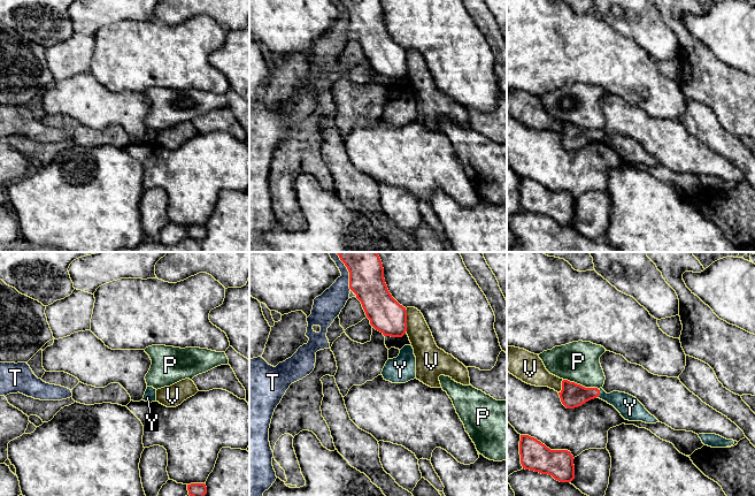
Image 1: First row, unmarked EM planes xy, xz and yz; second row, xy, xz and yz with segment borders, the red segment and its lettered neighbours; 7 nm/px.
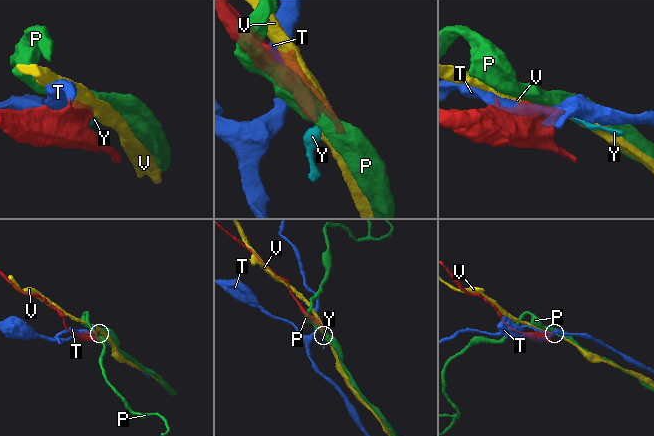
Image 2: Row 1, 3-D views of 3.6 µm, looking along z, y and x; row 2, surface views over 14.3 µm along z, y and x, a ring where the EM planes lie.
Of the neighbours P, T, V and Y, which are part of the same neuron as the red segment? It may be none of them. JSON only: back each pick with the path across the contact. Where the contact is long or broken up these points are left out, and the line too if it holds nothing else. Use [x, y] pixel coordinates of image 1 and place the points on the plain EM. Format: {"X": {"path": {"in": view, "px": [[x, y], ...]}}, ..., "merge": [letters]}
{"Y": {"path": {"in": "yz", "px": [[572, 137], [599, 136], [616, 140], [630, 150]]}}, "merge": ["Y"]}

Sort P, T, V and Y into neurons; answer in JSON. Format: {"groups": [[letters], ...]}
{"groups": [["P"], ["T"], ["V"], ["Y"]]}

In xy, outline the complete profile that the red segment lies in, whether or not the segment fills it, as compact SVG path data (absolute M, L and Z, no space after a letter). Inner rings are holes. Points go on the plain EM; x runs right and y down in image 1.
M169 221L160 231L157 241L164 245L174 245L190 237L201 243L206 236L207 229L205 226L183 227Z

